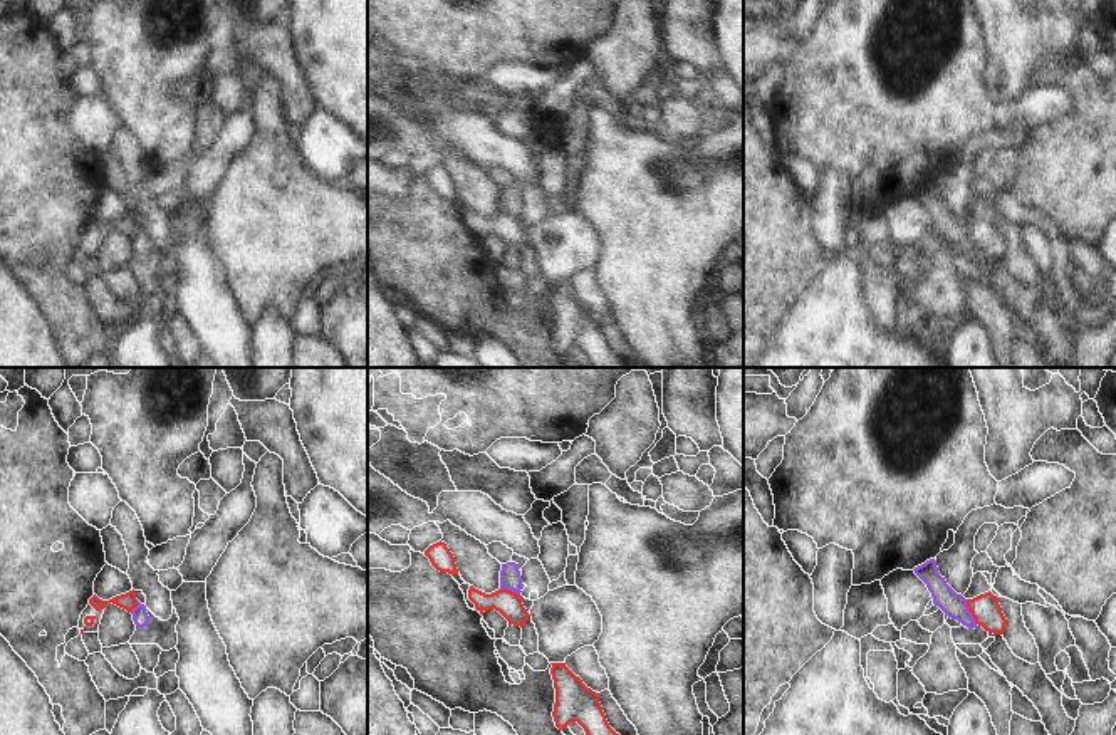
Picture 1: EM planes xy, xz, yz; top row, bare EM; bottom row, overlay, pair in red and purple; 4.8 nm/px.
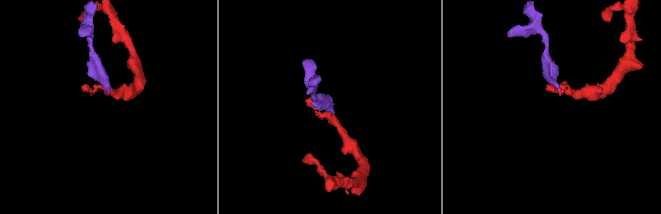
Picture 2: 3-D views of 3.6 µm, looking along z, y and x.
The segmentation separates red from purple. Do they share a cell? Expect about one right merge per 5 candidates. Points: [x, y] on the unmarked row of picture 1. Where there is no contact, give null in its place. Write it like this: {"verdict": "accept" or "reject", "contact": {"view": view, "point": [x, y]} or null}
{"verdict": "reject", "contact": {"view": "yz", "point": [969, 234]}}

